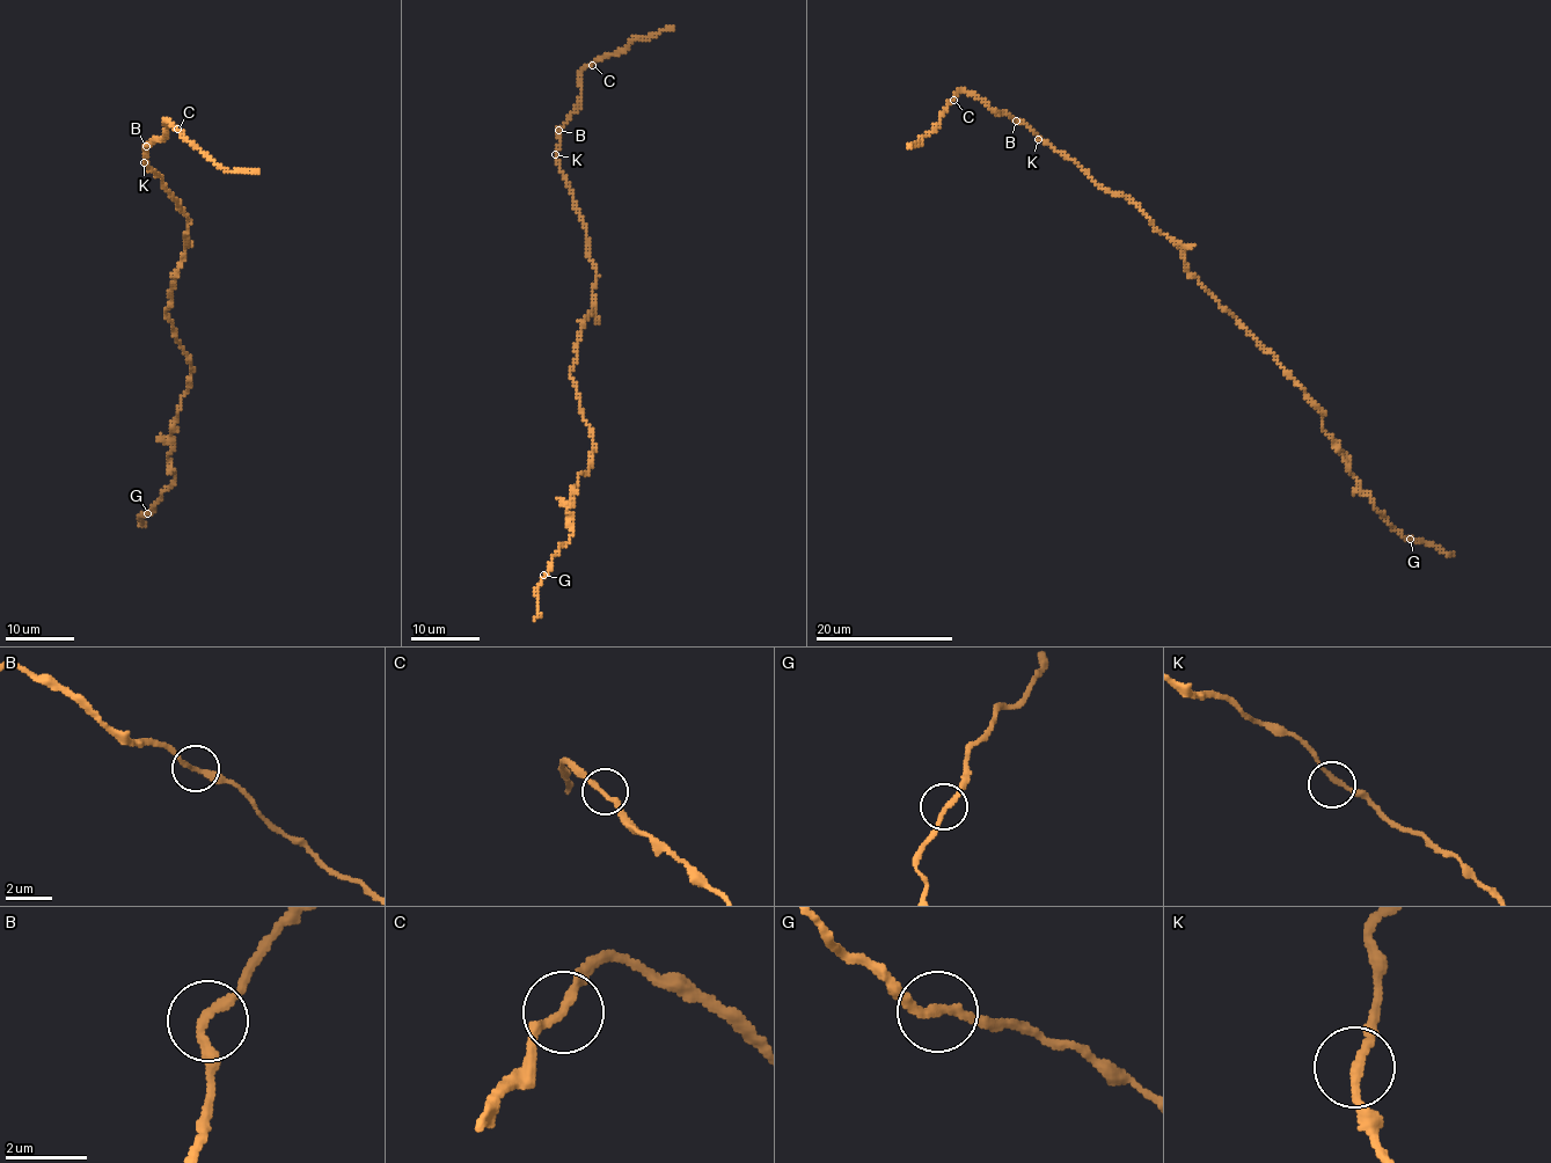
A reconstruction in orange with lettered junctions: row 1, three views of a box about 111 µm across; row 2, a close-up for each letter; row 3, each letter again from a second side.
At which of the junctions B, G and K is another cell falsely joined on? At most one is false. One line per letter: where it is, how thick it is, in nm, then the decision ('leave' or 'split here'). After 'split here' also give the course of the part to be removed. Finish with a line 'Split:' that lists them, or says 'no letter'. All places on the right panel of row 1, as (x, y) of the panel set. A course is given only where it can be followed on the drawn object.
B: place (1016, 121); calibre 220 nm; leave
G: place (1410, 539); calibre 200 nm; leave
K: place (1038, 139); calibre 200 nm; leave
Split: no letter

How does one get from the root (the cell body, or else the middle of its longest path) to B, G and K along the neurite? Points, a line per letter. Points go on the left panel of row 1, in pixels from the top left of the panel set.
B: (178, 268), (185, 243), (187, 216), (163, 180), (144, 162), (146, 146)
G: (178, 268), (166, 317), (190, 358), (191, 382), (170, 433), (174, 482), (147, 513)
K: (178, 268), (185, 243), (187, 216), (163, 180), (144, 162)

